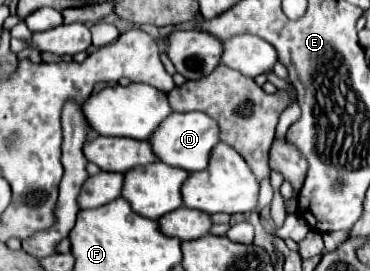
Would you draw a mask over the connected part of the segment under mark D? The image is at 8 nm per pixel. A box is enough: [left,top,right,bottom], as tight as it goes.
[149,113,219,173]

